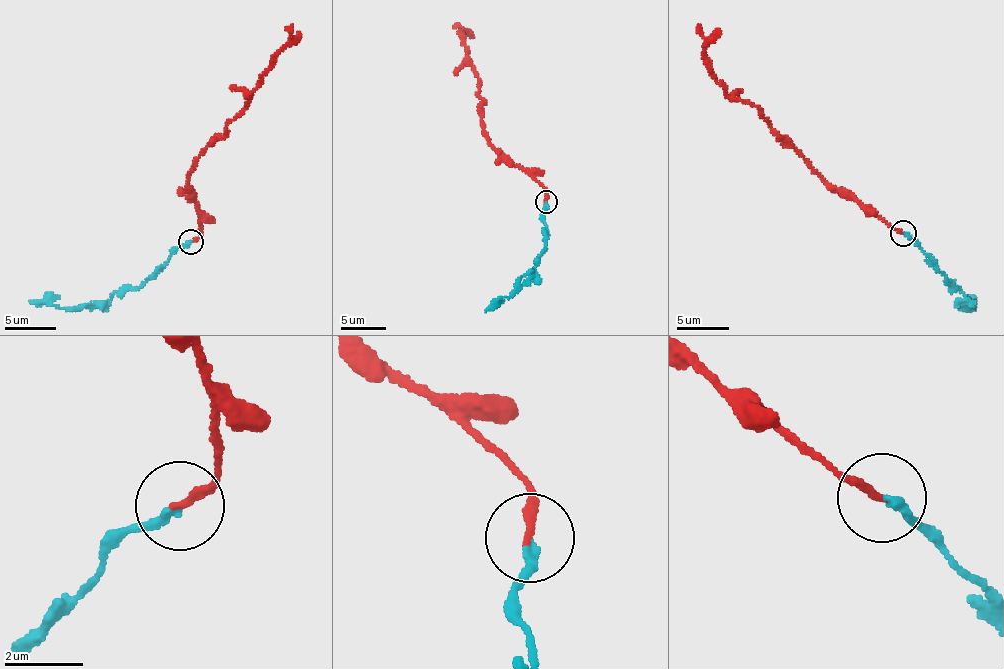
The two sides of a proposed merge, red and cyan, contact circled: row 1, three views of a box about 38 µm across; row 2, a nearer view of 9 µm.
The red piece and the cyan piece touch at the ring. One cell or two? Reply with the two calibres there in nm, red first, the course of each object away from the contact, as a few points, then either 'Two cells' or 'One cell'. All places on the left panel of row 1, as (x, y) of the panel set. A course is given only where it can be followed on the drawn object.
Thickness 200 nm (red) against 200 nm. Course of red: (191, 241), (201, 237), (202, 228), (188, 180), (204, 148), (222, 136), (245, 108), (261, 77), (300, 35). Course of cyan: (191, 241), (171, 253), (162, 268), (137, 287), (117, 291), (105, 305), (56, 308), (29, 301). One cell

